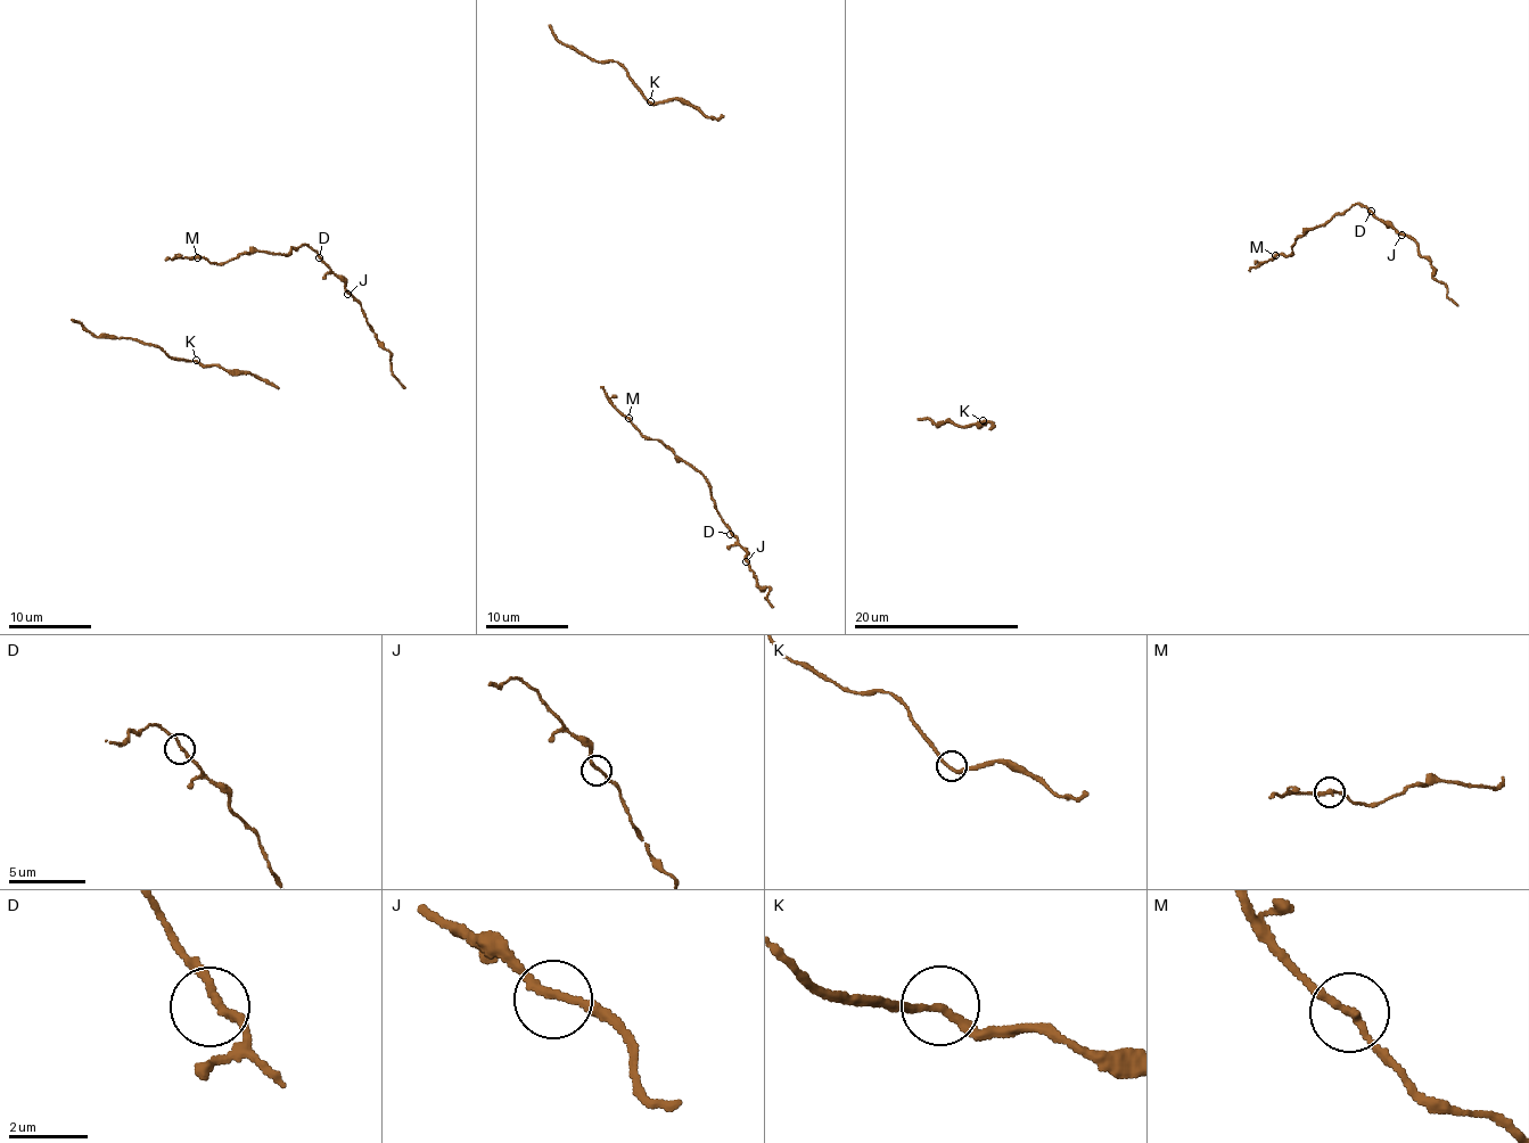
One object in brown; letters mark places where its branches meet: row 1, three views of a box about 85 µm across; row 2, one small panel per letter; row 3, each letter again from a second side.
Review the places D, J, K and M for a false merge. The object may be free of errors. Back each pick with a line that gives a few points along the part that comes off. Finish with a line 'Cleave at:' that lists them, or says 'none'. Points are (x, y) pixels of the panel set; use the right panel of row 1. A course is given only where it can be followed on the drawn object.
Cleave at: none

